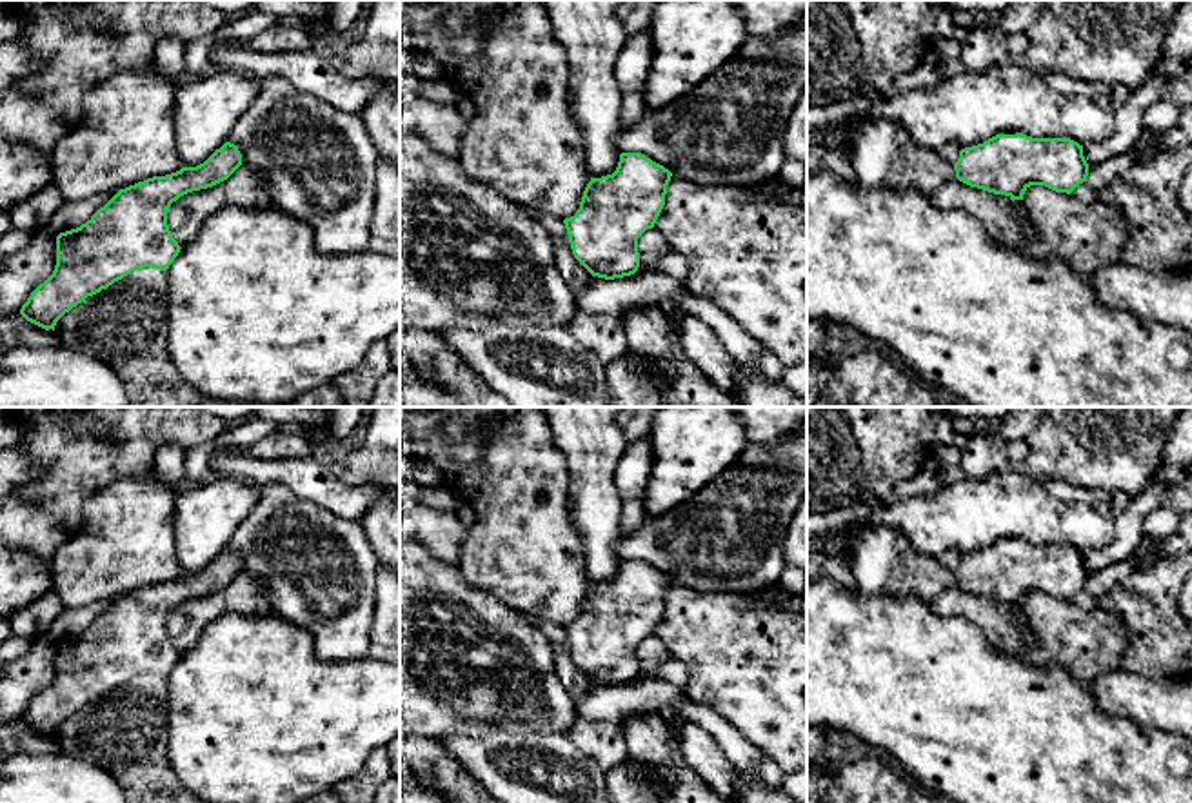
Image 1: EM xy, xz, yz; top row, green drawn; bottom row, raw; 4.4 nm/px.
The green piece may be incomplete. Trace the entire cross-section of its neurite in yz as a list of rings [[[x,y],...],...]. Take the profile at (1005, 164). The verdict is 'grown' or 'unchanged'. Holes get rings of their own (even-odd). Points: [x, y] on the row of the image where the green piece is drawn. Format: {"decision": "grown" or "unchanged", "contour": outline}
{"decision": "grown", "contour": [[[852,118],[847,140],[849,162],[863,187],[932,194],[958,178],[1014,202],[1023,200],[1030,185],[1070,194],[1088,176],[1083,145],[1070,138],[996,134],[961,149],[954,165],[914,145],[903,127],[889,120]]]}

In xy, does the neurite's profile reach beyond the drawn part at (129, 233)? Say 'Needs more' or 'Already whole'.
Already whole

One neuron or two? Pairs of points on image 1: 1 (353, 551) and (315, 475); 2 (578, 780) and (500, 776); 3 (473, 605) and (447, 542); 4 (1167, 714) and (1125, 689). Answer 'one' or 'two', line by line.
1: two
2: one
3: two
4: one

